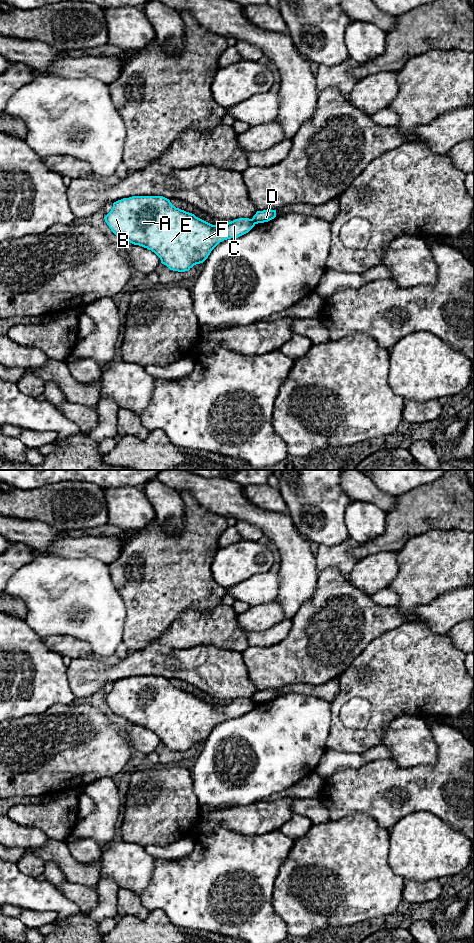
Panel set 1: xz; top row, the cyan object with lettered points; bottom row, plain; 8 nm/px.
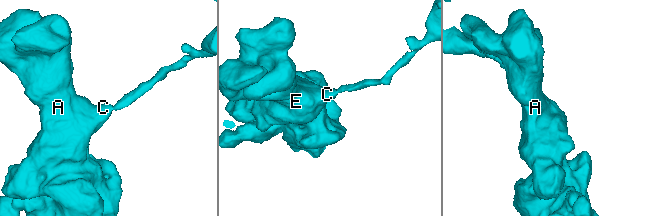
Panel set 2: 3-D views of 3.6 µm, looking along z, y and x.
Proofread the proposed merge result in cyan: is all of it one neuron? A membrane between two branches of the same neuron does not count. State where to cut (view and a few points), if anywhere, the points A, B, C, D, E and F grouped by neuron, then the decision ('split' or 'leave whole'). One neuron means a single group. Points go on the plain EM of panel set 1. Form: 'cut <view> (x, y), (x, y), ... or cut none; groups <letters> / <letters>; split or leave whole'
cut xz (252, 698), (255, 703); groups A B C E F / D; split

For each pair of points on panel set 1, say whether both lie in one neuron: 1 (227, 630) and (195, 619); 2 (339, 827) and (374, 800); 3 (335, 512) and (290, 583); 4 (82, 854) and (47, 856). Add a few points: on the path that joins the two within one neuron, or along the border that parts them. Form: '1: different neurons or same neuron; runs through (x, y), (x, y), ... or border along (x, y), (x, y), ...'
1: same neuron; runs through (219, 628), (203, 627)
2: different neurons; border along (373, 818), (364, 813), (354, 812), (337, 820)
3: different neurons; border along (294, 524), (296, 529), (310, 541)
4: different neurons; border along (67, 844), (70, 854), (77, 860), (95, 861)

